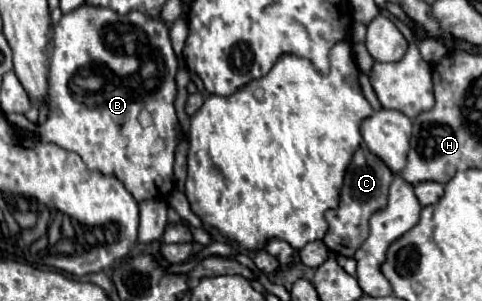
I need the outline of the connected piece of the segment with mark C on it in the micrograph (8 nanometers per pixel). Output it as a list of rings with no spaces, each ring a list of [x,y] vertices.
[[[361,145],[347,167],[345,183],[341,187],[339,207],[325,213],[329,231],[323,241],[331,251],[345,257],[353,257],[357,253],[359,245],[363,245],[363,241],[369,237],[369,219],[379,209],[383,209],[383,205],[387,205],[387,193],[389,193],[391,181],[393,181],[391,169],[387,169],[387,165],[379,161],[379,157],[375,157],[365,145]]]

